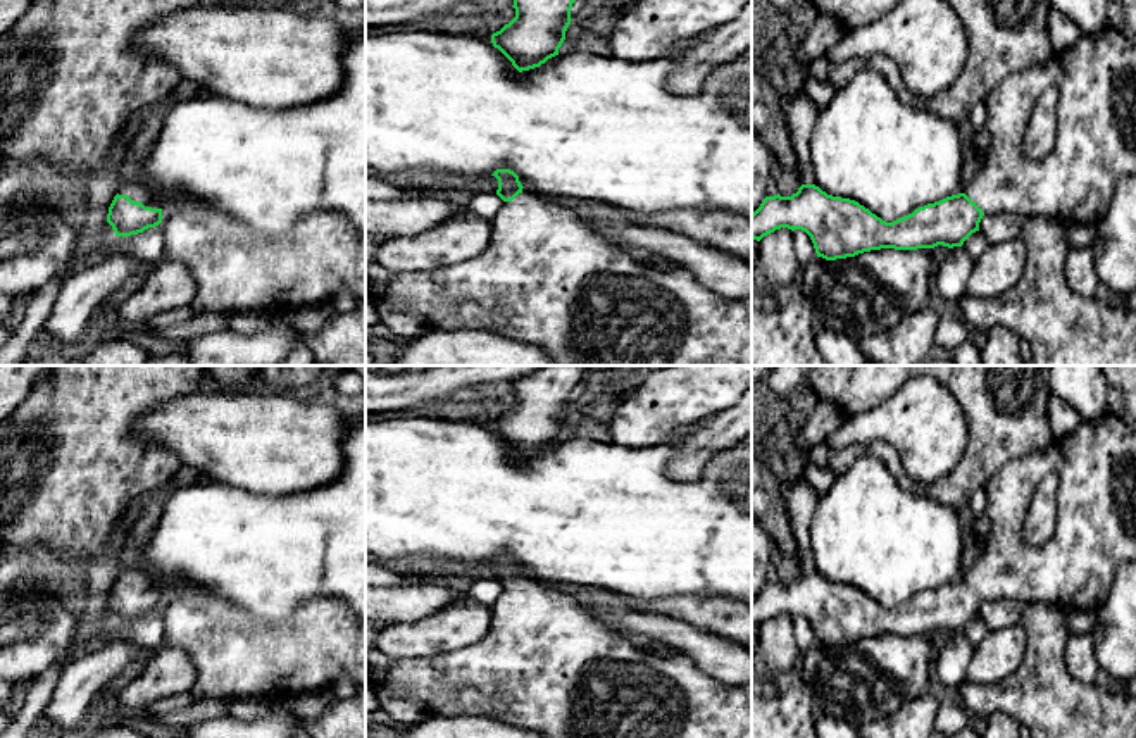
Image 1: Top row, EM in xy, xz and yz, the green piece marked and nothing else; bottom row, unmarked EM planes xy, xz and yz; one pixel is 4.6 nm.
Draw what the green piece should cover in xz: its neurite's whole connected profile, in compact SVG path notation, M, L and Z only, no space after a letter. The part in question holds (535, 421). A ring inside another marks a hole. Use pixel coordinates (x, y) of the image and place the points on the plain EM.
M545 366L514 381L515 403L500 417L491 421L491 429L512 452L522 459L540 453L548 445L559 441L571 410L571 395L577 383L590 378L586 366Z

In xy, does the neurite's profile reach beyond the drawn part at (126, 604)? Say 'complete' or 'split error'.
split error

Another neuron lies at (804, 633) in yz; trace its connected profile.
M795 616L791 617L791 621L793 621L795 640L798 643L800 655L803 655L808 648L817 645L814 629L810 622L802 616Z

